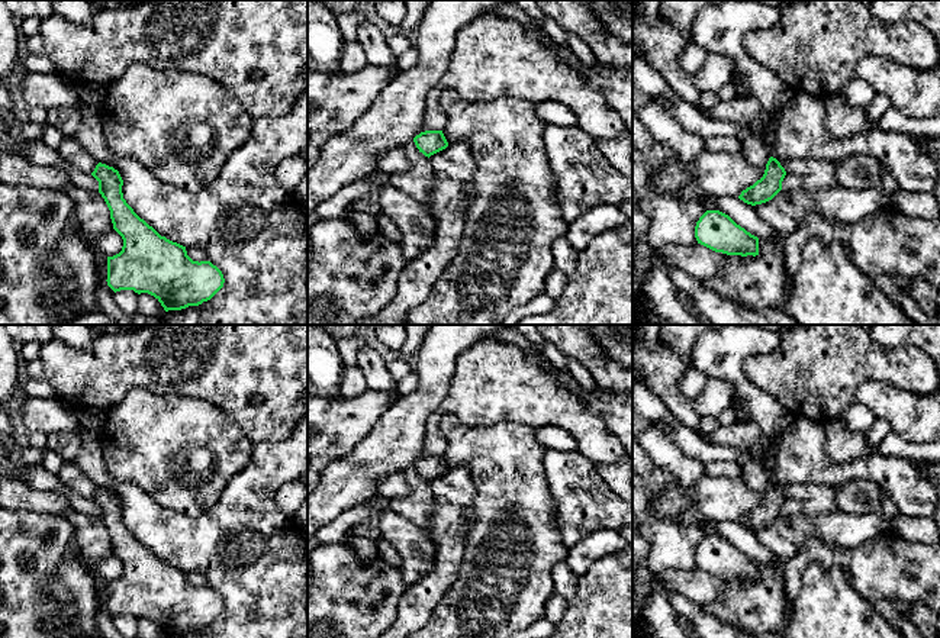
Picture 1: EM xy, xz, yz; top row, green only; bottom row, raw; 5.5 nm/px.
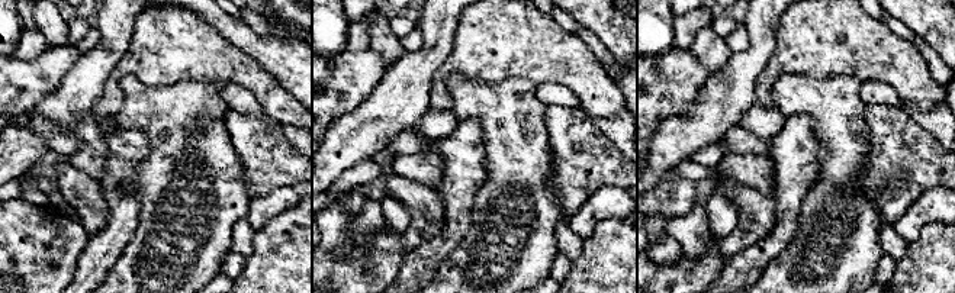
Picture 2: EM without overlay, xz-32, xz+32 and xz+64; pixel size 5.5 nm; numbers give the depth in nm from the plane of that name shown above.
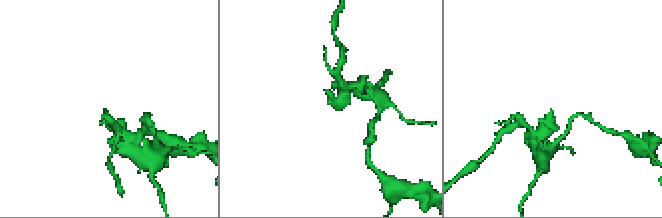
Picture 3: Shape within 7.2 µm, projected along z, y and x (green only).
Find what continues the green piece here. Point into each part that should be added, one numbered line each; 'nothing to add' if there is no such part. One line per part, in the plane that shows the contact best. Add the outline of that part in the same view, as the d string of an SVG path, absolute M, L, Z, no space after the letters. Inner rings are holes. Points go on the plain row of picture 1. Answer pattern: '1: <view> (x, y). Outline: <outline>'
nothing to add

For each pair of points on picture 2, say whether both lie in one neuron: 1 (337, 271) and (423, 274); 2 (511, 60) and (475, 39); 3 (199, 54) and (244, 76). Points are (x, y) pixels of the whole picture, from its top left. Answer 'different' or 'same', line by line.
1: different
2: same
3: same

